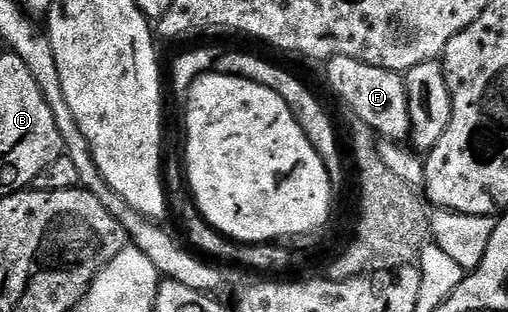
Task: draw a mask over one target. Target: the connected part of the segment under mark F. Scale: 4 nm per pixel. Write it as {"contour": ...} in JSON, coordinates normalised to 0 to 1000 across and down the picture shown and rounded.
{"contour":[[[661,179],[640,202],[642,263],[657,285],[657,301],[681,337],[679,349],[699,362],[711,385],[736,413],[746,446],[768,462],[791,462],[809,439],[807,413],[807,311],[799,292],[799,253],[785,228],[740,218],[732,205],[717,205],[709,192],[693,192],[693,179]]]}

